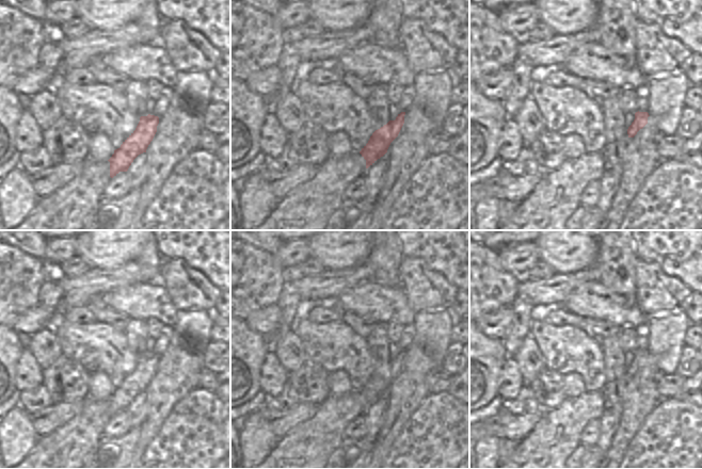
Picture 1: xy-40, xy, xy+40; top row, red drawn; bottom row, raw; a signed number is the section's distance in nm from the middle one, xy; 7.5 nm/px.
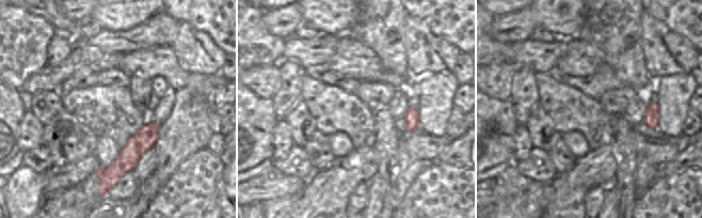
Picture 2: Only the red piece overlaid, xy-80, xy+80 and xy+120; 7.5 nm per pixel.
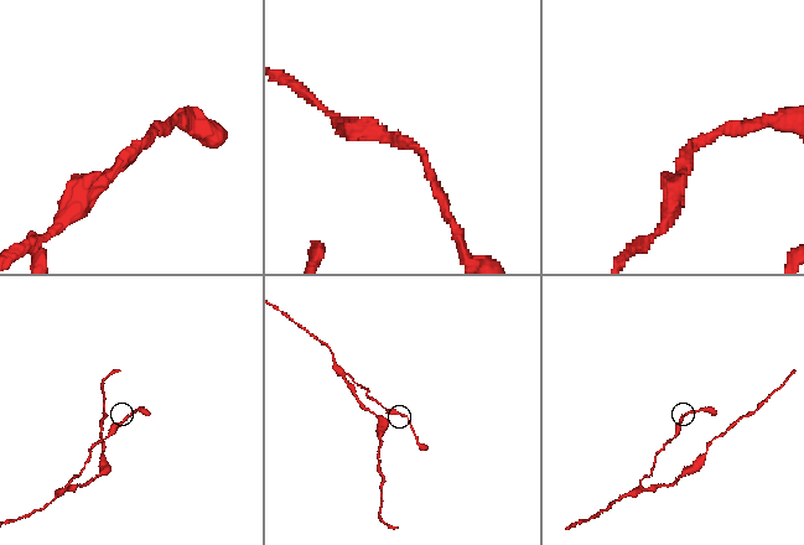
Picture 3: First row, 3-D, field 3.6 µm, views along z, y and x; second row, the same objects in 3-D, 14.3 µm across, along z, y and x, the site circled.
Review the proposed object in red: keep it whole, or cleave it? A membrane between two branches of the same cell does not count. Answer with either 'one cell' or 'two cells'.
one cell

